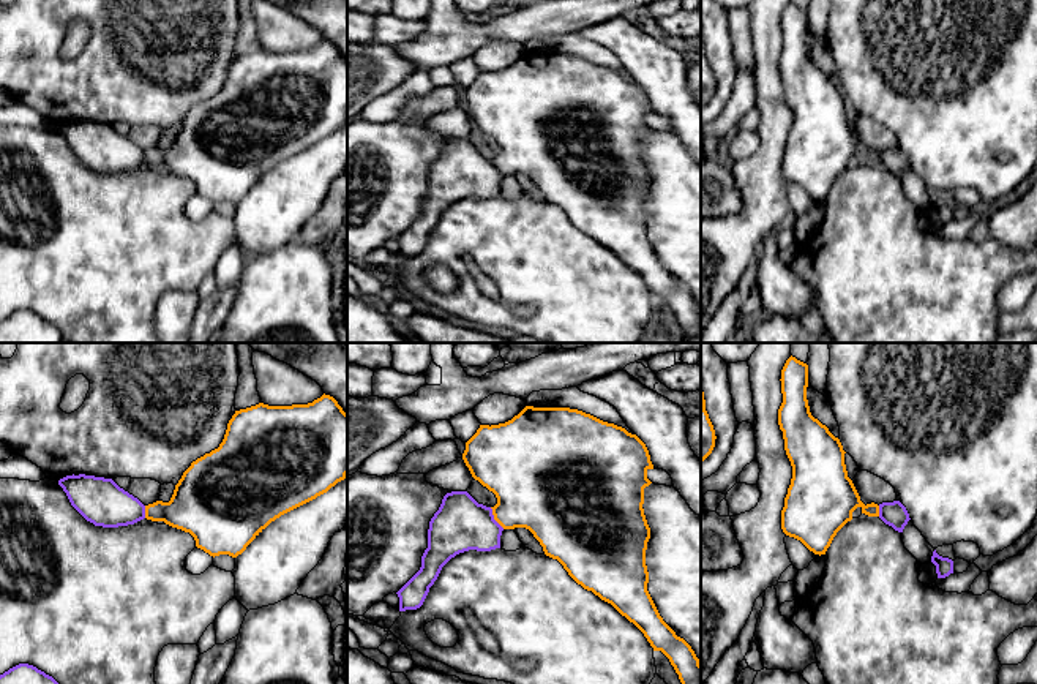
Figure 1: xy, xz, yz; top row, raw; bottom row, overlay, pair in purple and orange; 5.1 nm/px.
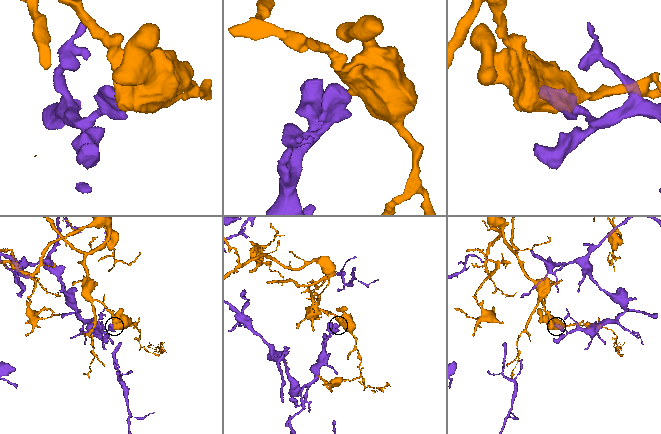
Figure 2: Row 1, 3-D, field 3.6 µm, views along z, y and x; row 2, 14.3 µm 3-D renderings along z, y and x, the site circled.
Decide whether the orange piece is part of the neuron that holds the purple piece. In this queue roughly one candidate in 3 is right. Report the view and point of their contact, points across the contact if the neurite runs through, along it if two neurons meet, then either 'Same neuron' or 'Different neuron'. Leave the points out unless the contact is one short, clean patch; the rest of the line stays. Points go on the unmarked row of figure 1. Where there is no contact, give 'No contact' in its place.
Touches purple at xz (493, 165). Boundary: xz (490, 154), (494, 165), (504, 174). Different neuron

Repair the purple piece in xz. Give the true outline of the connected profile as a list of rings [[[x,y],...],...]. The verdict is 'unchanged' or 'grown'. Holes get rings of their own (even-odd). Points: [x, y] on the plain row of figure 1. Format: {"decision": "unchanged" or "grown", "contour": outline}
{"decision": "unchanged", "contour": [[[467,137],[447,139],[429,167],[420,216],[396,239],[399,257],[420,254],[442,213],[456,201],[500,194],[502,177],[491,153],[478,150]]]}

